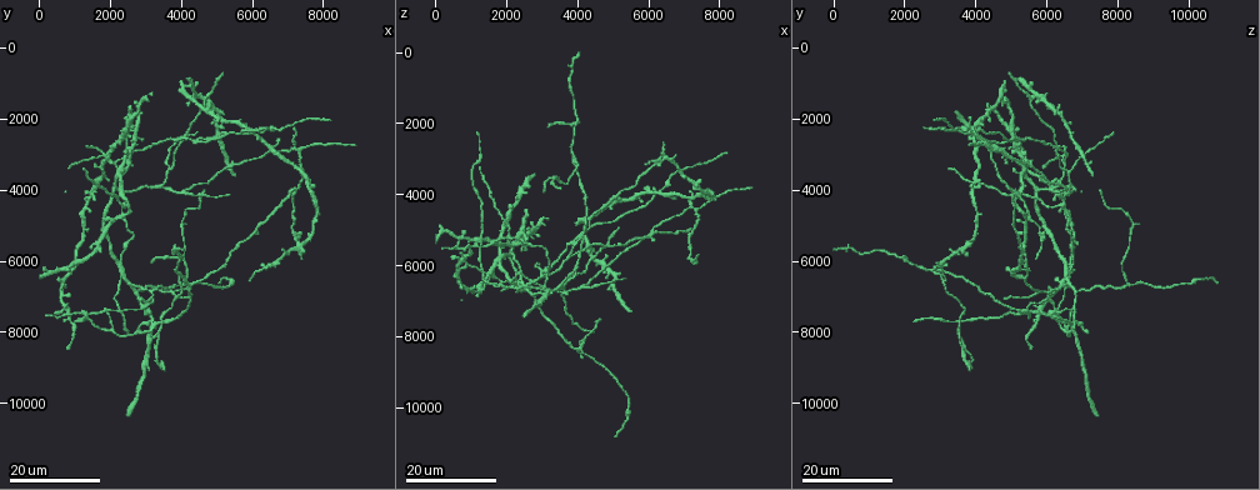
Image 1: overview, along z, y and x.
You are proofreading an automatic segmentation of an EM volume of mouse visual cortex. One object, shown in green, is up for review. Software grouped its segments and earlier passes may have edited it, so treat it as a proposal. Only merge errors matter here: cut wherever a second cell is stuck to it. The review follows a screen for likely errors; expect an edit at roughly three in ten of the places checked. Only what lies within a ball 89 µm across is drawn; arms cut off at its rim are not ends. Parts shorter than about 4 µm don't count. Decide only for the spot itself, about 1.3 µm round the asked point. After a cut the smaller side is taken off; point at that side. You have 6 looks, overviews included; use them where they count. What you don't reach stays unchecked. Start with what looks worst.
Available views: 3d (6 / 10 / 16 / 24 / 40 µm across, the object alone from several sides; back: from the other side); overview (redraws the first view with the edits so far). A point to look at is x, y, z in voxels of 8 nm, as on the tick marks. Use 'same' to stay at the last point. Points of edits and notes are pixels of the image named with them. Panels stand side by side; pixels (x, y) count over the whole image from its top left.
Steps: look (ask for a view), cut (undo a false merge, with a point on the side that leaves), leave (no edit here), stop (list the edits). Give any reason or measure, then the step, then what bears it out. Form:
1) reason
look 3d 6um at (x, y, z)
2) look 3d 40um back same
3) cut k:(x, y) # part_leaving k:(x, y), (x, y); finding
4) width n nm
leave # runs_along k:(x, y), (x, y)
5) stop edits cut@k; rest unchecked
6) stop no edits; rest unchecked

small branch off a trunk
look 3d 24um at (4100, 4100, 6700)

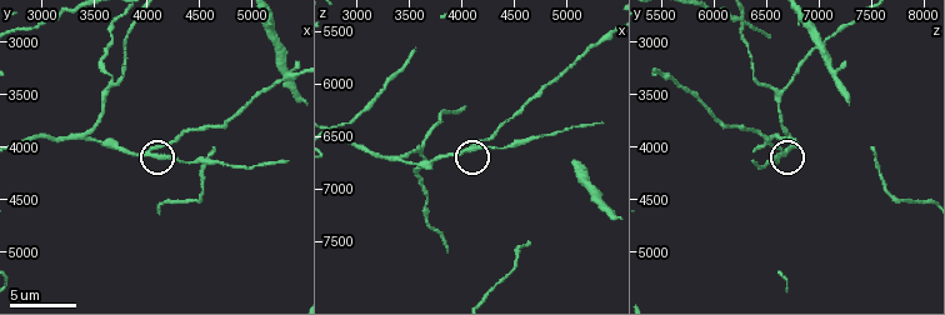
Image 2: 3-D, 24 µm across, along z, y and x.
look 3d 6um at (4100, 4040, 6620)

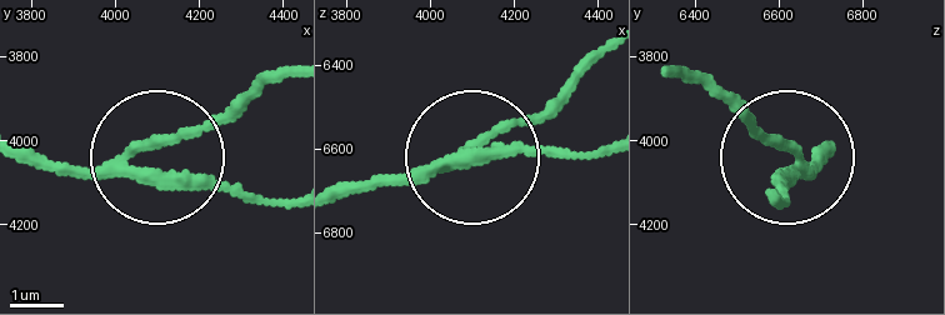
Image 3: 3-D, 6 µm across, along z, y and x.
look 3d 6um back at (4105, 4015, 6600)

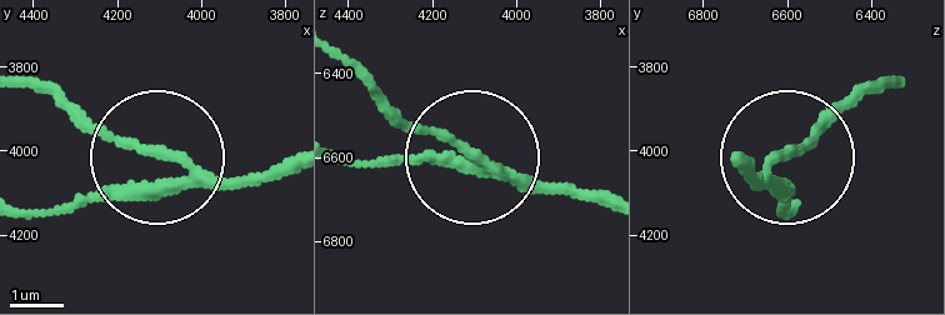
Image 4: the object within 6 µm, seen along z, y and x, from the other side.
arms 3
leave # runs_along 4:(604, 199), (483, 163), (353, 168); all the same cell

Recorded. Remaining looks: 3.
three-way junction
look 3d 16um at (2100, 7900, 6700)

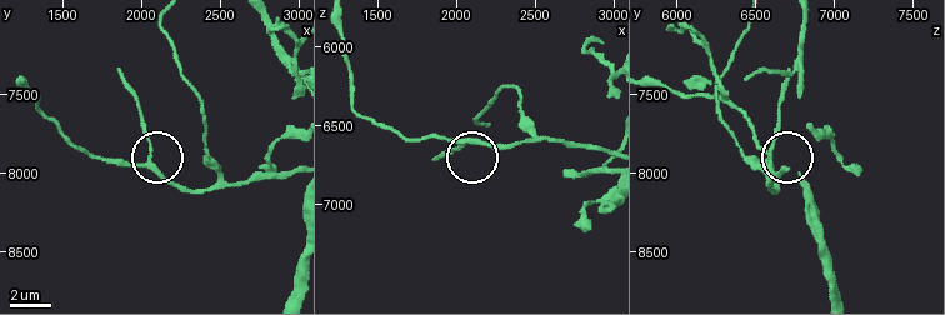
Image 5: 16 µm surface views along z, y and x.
look 3d 10um at (2040, 7920, 6600)

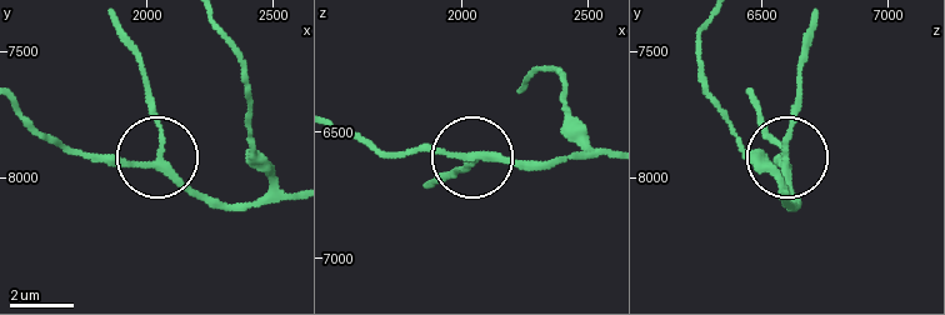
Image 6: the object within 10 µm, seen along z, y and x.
arms 3
leave # runs_along 6:(214, 23), (260, 198), (219, 209), (163, 168), (146, 74); continuous, no second cell

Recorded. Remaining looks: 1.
stop no edits; rest unchecked

